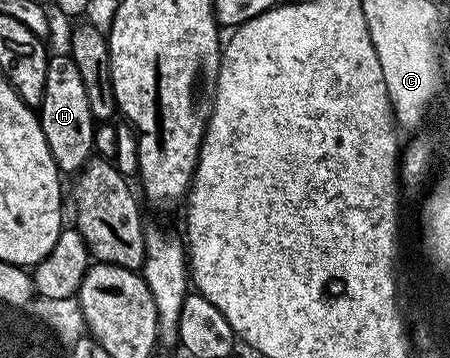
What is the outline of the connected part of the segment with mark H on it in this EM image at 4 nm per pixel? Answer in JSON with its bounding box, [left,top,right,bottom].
[38,54,97,176]

